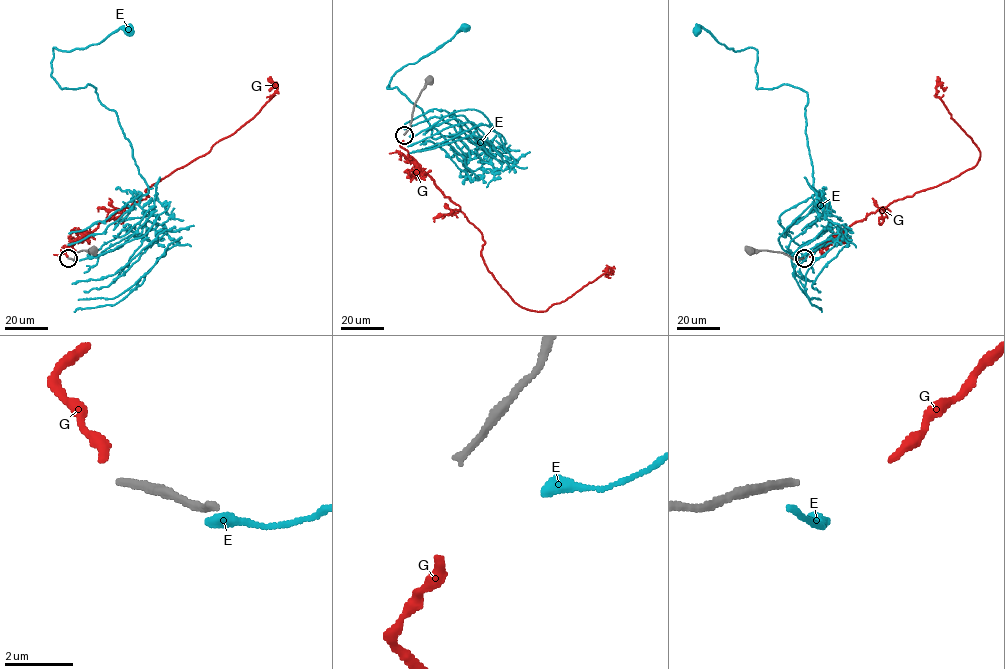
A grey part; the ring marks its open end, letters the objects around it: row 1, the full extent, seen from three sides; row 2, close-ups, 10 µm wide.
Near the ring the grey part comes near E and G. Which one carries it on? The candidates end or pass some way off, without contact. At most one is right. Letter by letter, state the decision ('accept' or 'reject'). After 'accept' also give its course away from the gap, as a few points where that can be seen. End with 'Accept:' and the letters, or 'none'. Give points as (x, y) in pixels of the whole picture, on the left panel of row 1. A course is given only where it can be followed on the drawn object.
E: reject
G: accept; course (67, 256), (64, 251), (101, 222), (149, 196), (145, 190), (151, 185), (205, 155), (251, 120), (274, 87)
Accept: G

